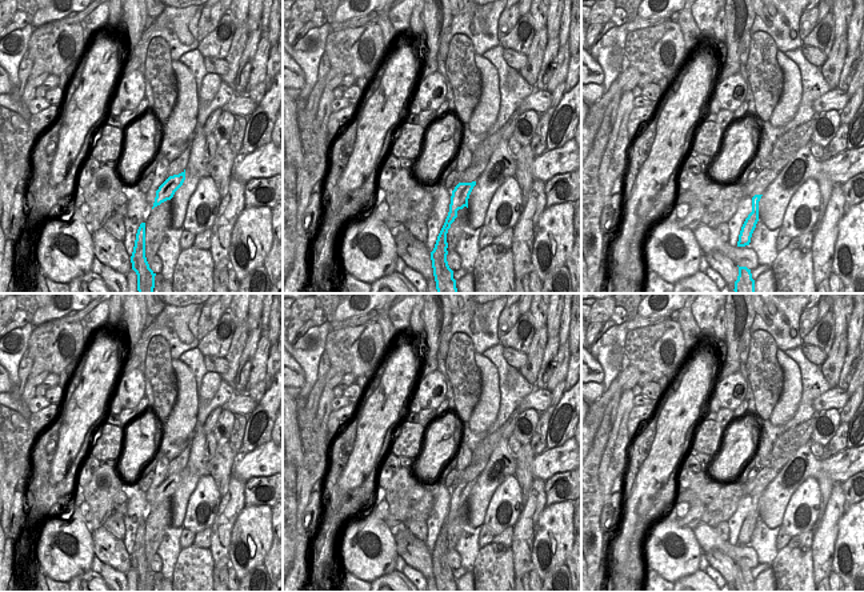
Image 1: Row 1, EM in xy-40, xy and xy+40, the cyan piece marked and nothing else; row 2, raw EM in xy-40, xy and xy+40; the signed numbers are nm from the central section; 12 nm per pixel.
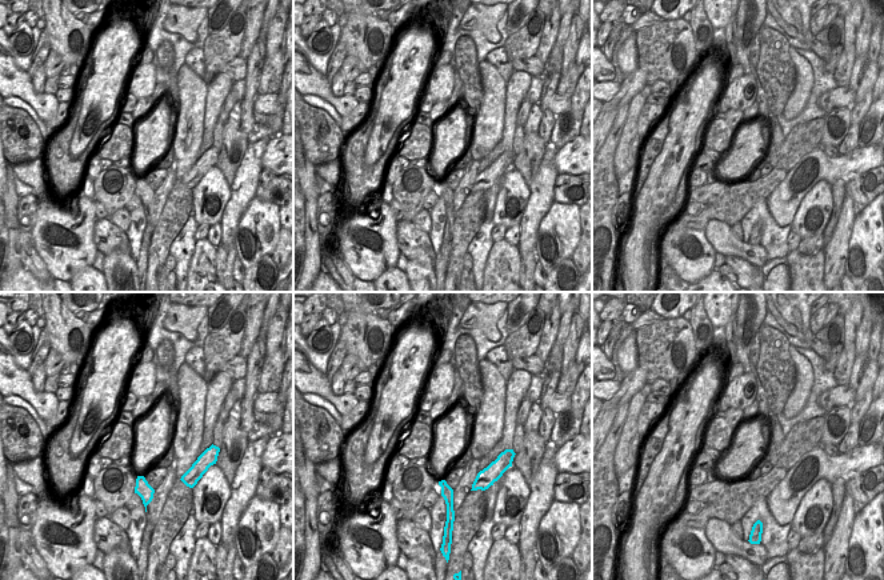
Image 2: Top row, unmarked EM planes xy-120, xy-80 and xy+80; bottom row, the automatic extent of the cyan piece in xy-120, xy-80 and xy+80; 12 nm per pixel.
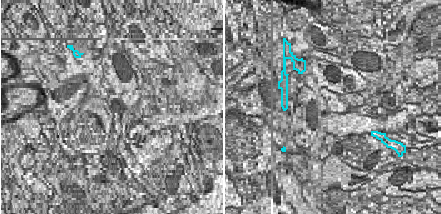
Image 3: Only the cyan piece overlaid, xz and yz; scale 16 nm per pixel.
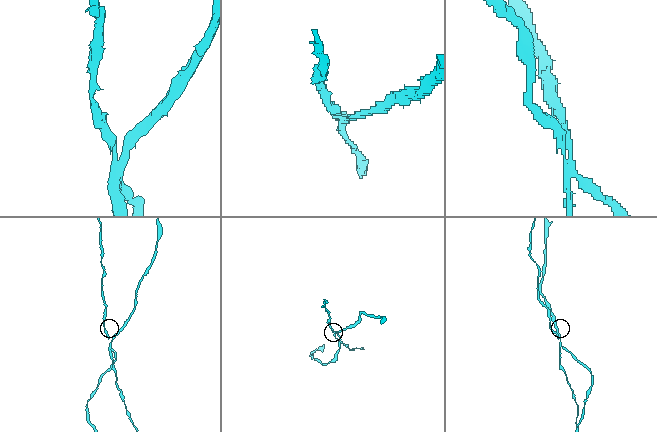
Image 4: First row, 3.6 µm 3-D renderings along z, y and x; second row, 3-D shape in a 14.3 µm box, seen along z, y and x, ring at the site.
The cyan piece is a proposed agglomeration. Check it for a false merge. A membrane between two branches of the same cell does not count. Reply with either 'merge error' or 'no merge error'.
merge error

